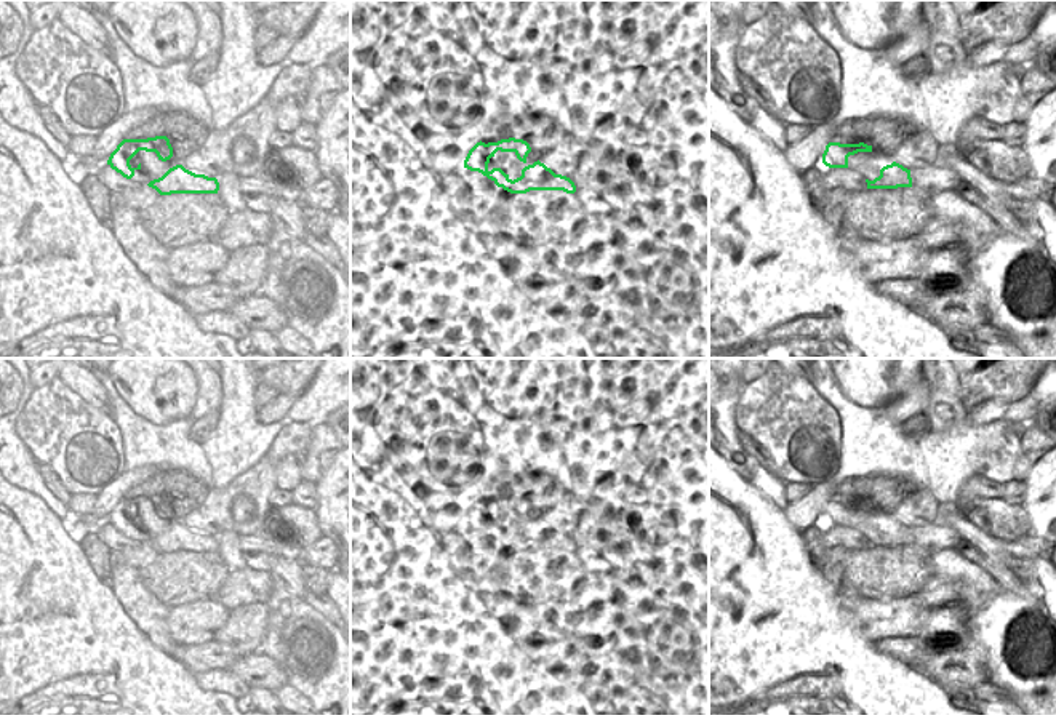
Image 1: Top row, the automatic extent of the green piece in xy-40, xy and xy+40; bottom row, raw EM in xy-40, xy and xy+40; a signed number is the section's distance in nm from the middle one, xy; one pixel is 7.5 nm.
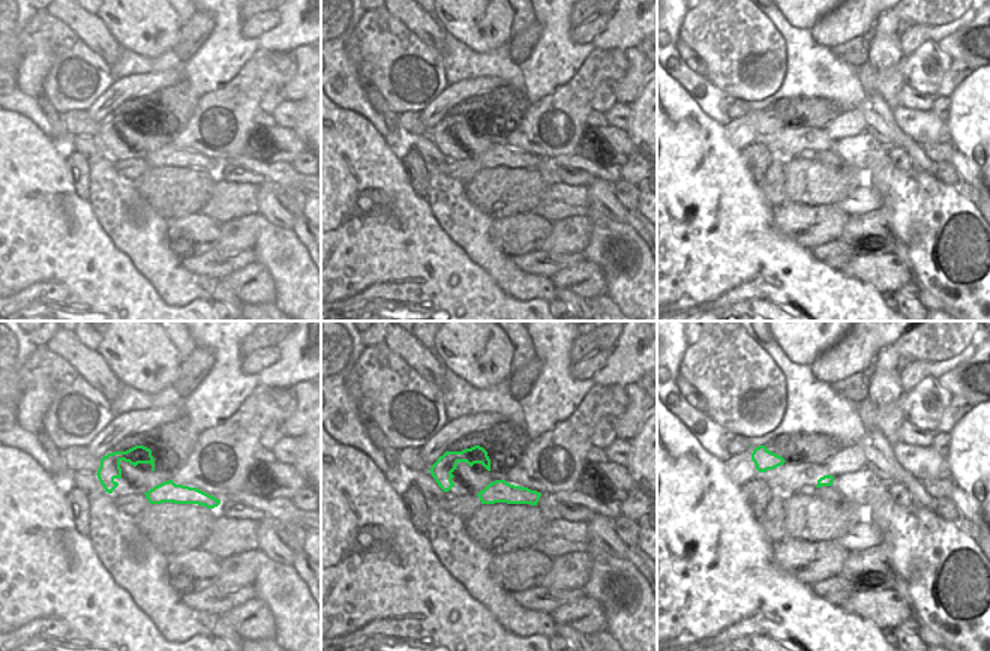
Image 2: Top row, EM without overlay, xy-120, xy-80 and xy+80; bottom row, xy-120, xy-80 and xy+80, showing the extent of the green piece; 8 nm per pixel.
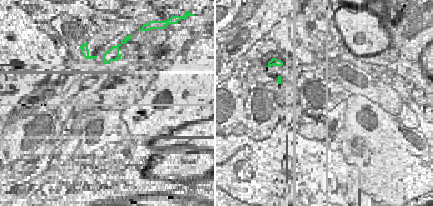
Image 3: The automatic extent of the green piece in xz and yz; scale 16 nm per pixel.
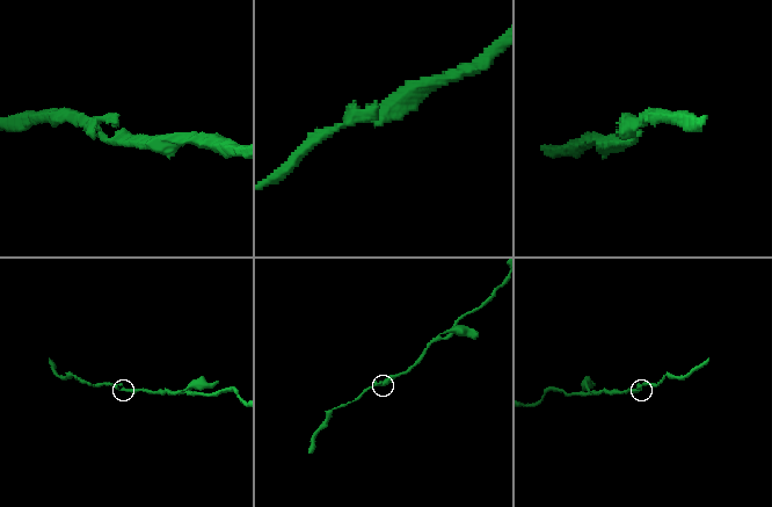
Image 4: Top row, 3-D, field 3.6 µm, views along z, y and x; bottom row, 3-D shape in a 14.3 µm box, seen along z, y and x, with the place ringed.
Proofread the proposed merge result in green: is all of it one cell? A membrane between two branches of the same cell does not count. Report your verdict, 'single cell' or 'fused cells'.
fused cells

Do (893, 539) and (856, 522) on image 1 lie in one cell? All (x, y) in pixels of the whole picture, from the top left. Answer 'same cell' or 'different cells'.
same cell

